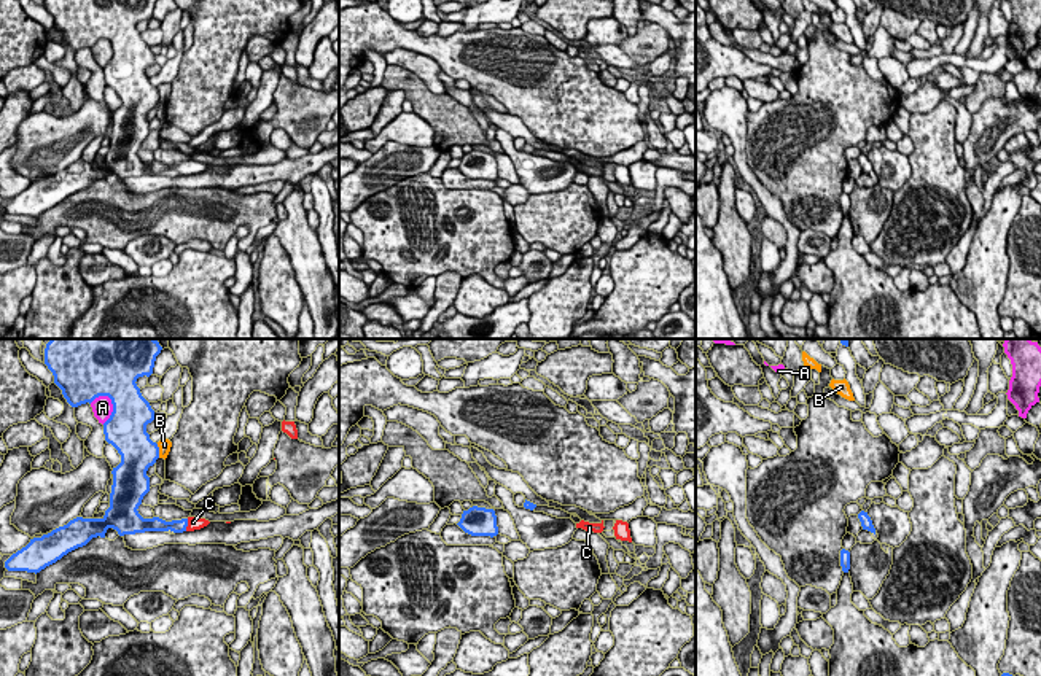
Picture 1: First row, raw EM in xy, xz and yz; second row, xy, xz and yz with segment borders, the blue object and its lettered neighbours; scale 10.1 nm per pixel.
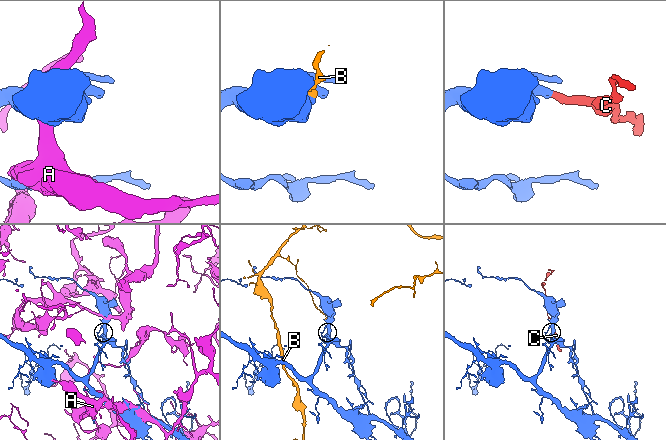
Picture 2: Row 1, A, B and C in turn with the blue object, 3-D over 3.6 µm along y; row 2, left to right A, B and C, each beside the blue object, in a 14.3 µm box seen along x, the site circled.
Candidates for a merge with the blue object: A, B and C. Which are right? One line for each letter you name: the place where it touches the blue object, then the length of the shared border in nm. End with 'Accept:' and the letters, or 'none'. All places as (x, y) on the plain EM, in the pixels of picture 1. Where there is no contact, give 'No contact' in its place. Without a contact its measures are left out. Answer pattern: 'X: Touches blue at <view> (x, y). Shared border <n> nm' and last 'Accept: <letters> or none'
C: Touches blue at xy (187, 169). Shared border 130 nm
Accept: C

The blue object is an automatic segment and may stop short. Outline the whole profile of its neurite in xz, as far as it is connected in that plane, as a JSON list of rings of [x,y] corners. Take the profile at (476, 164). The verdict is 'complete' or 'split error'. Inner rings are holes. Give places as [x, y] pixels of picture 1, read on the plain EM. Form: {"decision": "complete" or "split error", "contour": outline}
{"decision": "complete", "contour": [[[473,150],[463,154],[460,165],[457,167],[465,177],[471,180],[497,180],[497,159],[493,153]]]}

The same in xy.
{"decision": "split error", "contour": [[[45,0],[54,27],[72,51],[91,48],[99,40],[111,43],[113,56],[103,67],[103,78],[121,99],[121,107],[111,115],[110,151],[102,162],[76,161],[41,181],[30,183],[5,205],[8,215],[37,218],[92,181],[105,181],[108,172],[124,180],[145,175],[194,175],[210,167],[197,161],[172,165],[159,161],[143,162],[137,154],[150,135],[146,115],[159,102],[159,91],[146,76],[154,54],[135,25],[153,17],[154,5],[156,0]]]}

